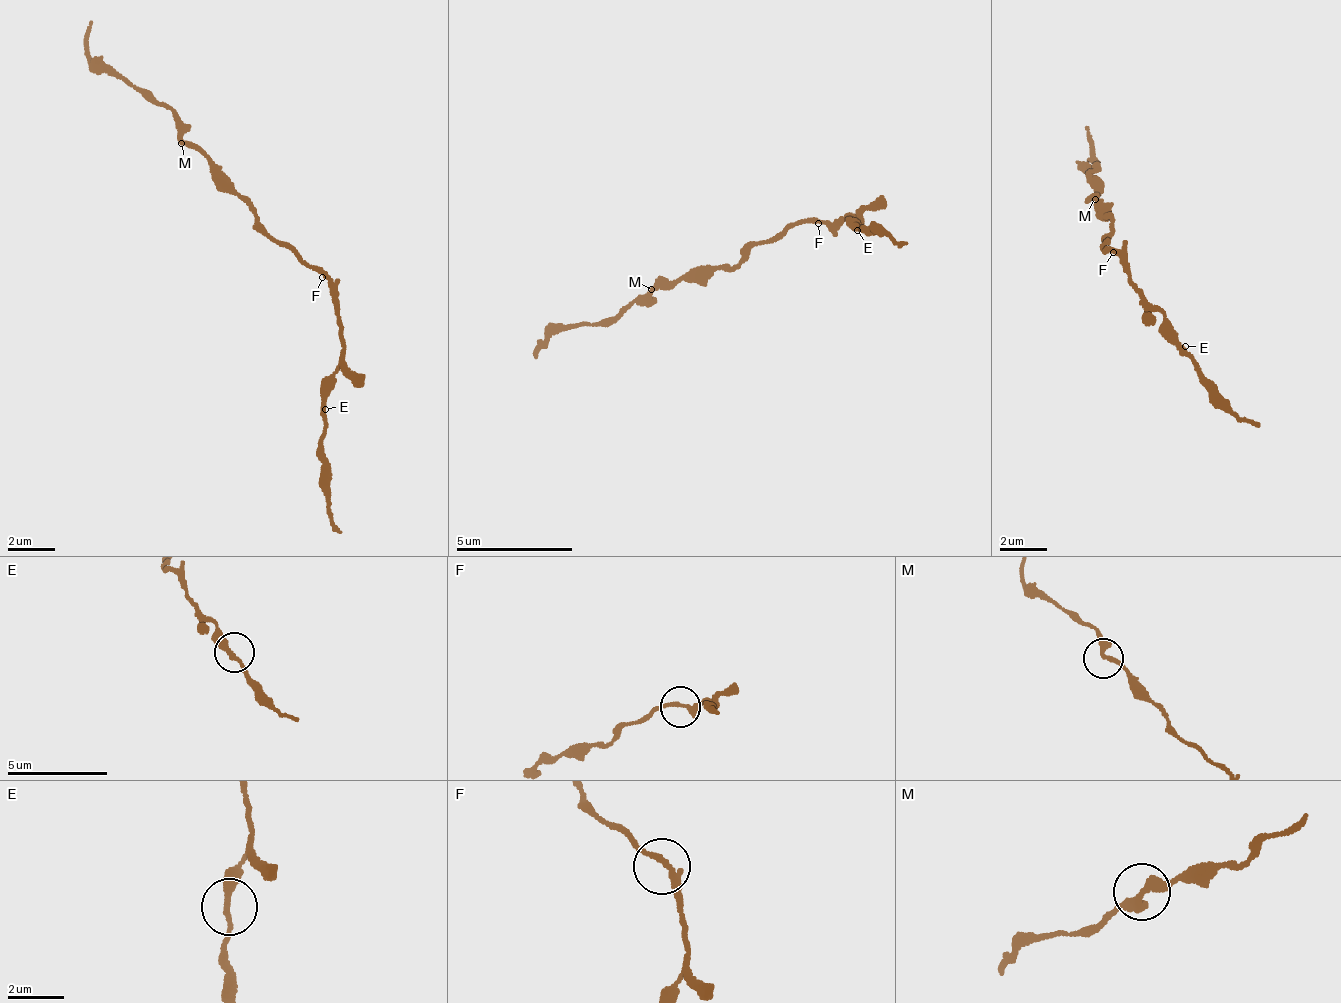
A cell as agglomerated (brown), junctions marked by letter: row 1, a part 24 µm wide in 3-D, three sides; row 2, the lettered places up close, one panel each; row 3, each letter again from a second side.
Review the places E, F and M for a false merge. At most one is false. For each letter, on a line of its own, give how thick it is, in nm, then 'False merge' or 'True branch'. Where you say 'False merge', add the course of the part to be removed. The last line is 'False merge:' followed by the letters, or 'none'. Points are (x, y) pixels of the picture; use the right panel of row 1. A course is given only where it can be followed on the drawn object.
E: Thickness 260 nm. True branch
F: Thickness 240 nm. True branch
M: Thickness 260 nm. False merge. Course of the part to remove: (1096, 197), (1096, 182), (1083, 128)
False merge: M

